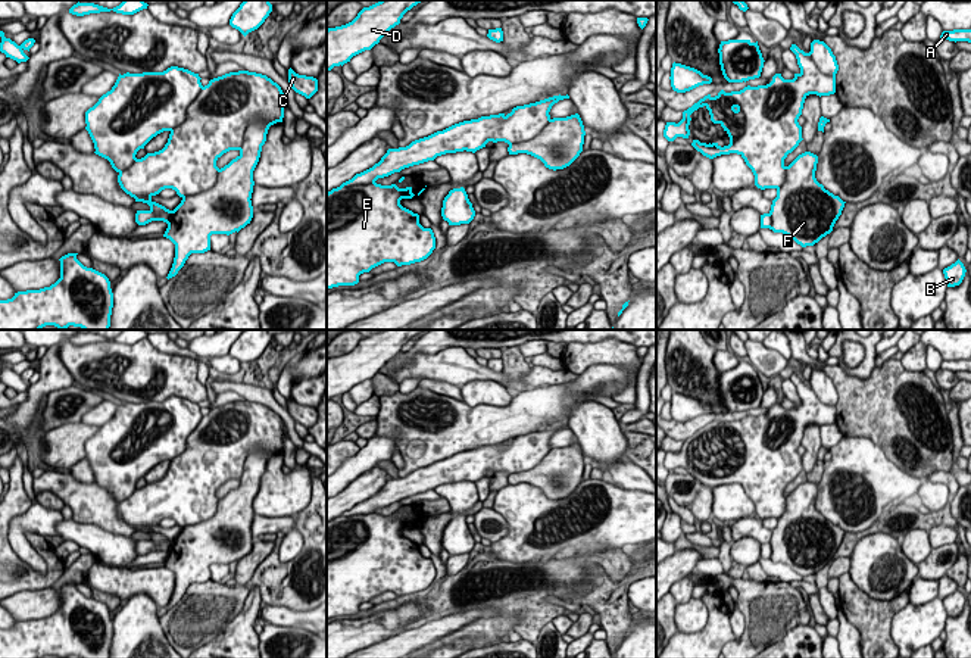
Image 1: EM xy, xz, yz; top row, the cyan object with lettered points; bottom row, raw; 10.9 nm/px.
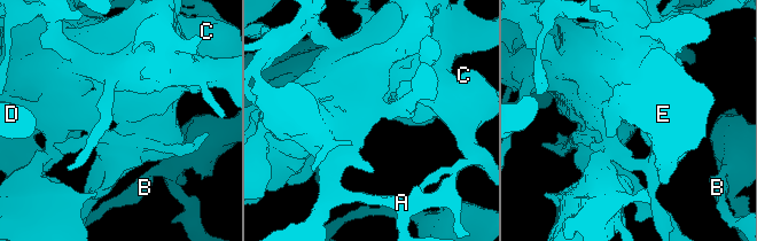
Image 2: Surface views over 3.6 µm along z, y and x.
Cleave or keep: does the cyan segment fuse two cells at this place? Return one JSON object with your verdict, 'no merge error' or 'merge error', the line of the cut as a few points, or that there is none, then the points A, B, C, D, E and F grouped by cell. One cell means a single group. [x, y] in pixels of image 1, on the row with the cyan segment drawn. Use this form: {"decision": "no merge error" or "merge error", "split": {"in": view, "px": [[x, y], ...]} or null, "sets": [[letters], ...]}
{"decision": "merge error", "split": {"in": "xy", "px": [[271, 124], [253, 118], [239, 149]]}, "sets": [["A", "E", "F"], ["B", "C", "D"]]}

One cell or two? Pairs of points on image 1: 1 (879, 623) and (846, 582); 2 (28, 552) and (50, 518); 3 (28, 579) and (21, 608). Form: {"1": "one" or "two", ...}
{"1": "one", "2": "one", "3": "two"}

